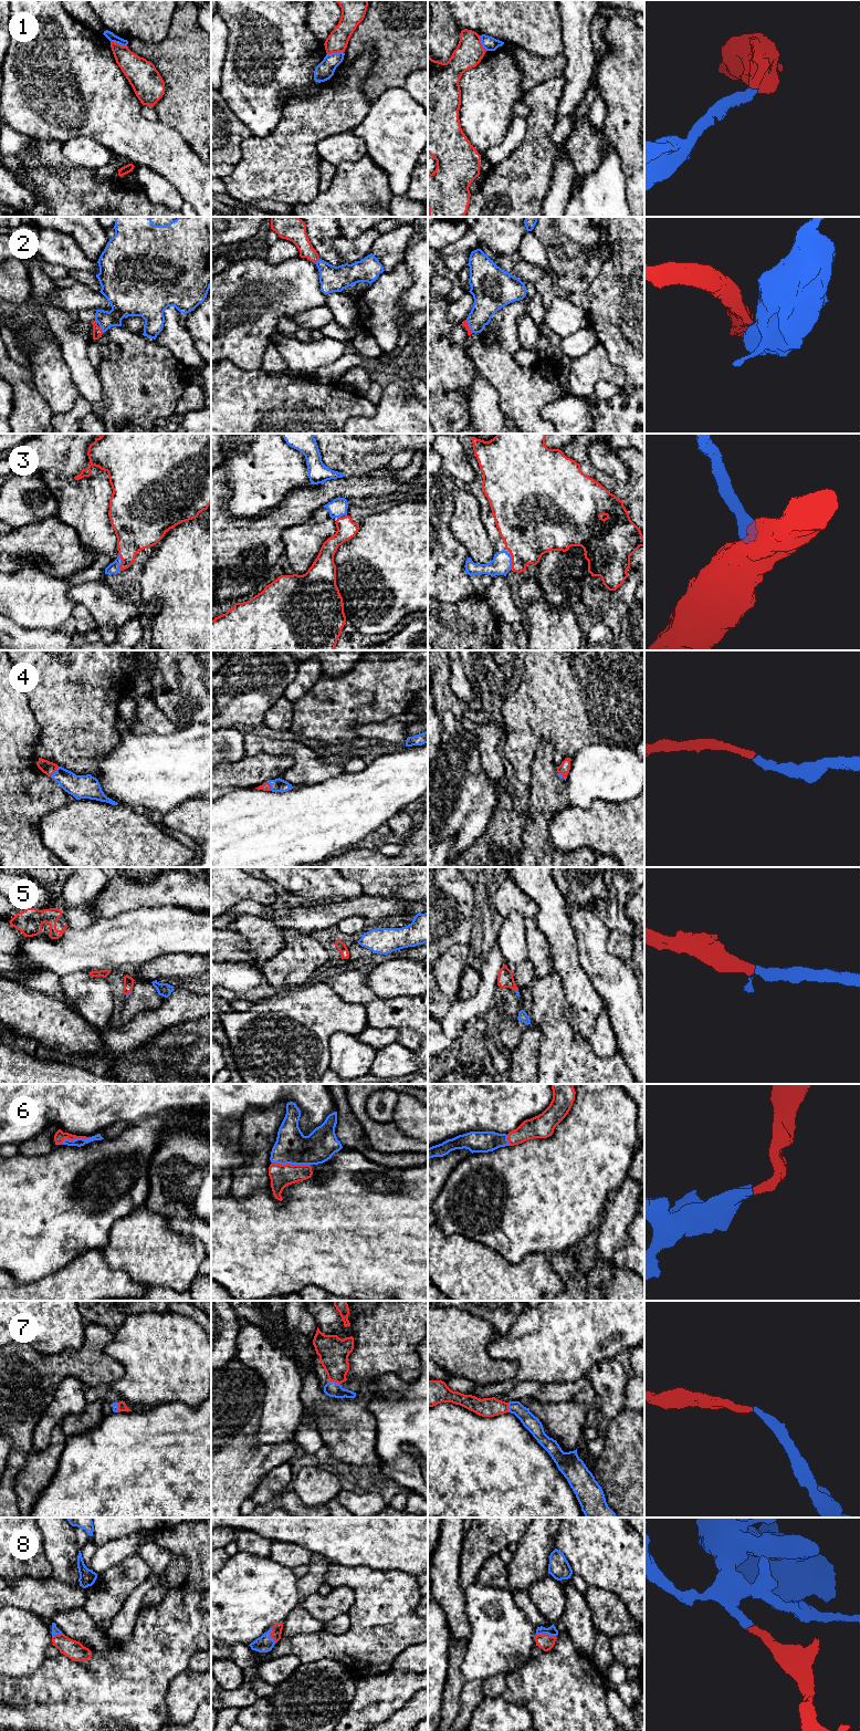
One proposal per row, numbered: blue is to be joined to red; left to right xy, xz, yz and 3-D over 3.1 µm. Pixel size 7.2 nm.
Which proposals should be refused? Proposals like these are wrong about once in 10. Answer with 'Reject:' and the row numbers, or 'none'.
Reject: 1

